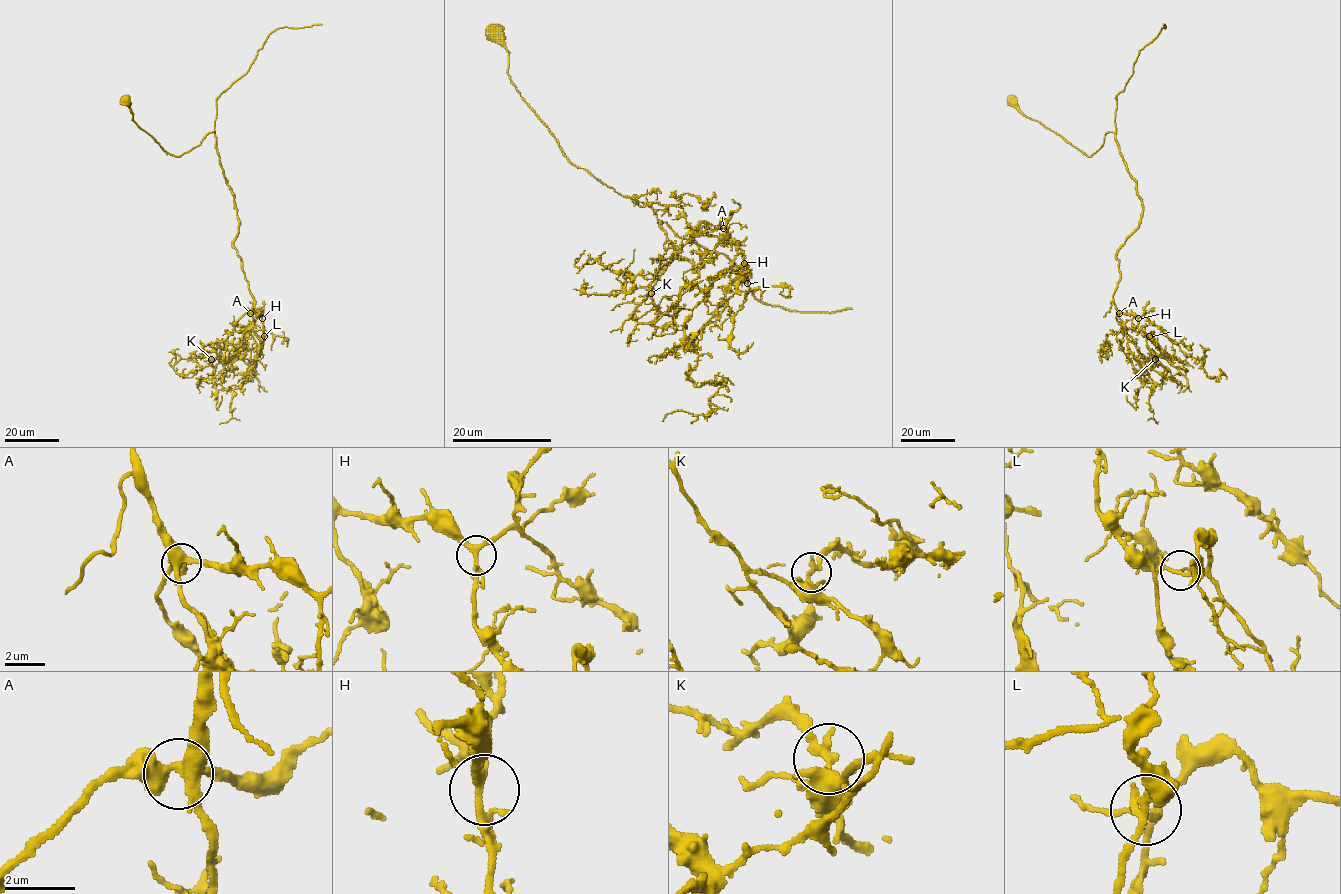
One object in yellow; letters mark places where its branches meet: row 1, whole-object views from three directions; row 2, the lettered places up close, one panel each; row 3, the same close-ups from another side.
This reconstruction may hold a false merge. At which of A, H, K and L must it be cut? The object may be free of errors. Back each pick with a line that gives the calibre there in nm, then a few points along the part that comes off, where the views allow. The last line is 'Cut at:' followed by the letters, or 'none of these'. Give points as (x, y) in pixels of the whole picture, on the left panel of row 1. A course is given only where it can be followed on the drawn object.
Cut at: none of these

